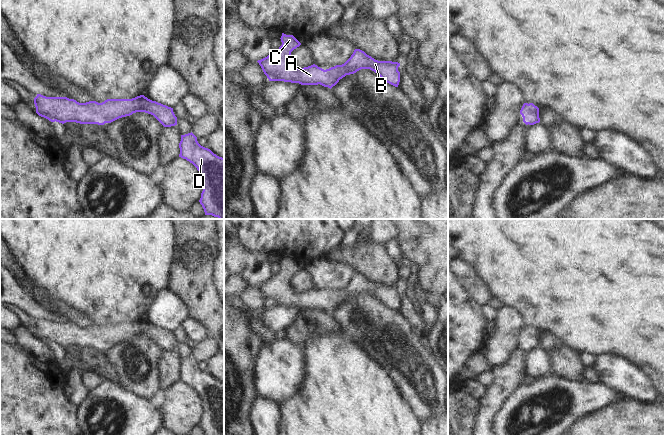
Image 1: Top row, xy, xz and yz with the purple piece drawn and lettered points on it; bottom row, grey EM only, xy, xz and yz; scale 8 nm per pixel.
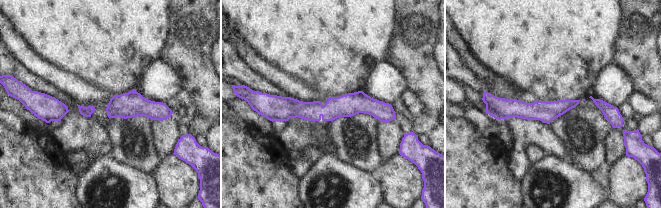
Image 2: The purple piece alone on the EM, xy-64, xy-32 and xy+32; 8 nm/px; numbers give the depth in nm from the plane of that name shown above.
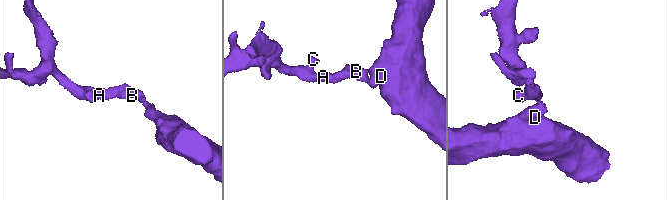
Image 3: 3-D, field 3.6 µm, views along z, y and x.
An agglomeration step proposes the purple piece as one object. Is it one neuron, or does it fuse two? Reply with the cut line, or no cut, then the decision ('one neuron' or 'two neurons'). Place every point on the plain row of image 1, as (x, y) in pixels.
no cut; one neuron

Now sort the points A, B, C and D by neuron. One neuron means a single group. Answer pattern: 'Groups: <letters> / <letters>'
Groups: A B C D

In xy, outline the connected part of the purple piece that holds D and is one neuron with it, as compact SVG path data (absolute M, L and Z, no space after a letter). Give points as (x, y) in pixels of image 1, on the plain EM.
M191 356L181 359L179 381L192 387L201 400L203 415L199 424L204 435L224 435L224 382L217 380L210 373L201 370Z

